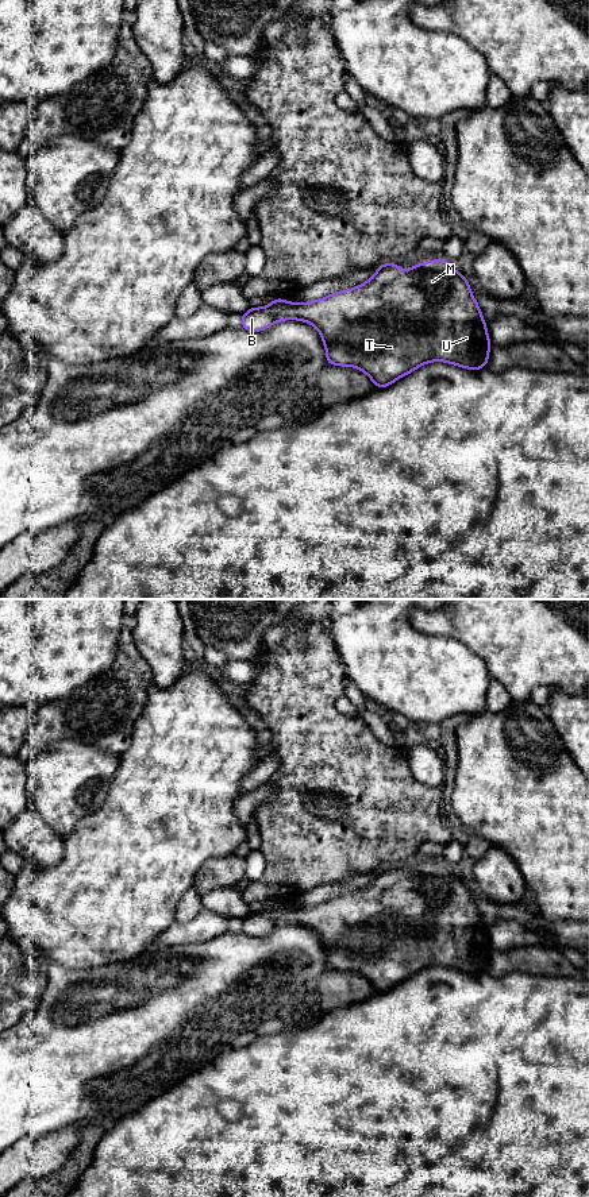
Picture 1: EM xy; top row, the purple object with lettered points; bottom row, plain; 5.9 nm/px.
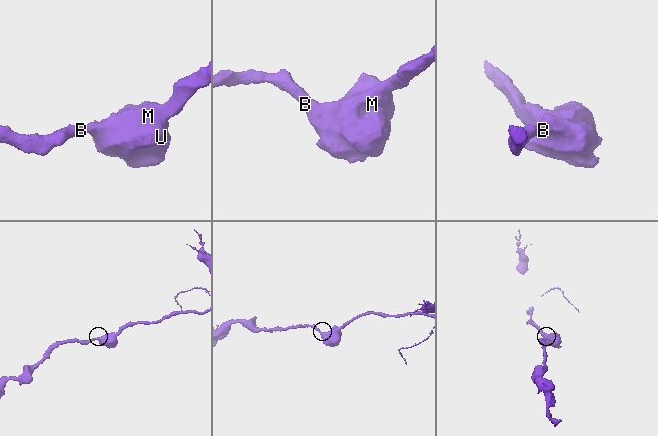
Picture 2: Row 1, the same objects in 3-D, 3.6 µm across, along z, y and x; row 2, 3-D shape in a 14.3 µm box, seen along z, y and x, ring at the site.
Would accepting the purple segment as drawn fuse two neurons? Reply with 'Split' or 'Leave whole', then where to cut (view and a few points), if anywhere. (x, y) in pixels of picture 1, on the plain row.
Leave whole. No split

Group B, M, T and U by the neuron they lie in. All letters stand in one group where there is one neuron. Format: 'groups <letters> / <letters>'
groups B M T U

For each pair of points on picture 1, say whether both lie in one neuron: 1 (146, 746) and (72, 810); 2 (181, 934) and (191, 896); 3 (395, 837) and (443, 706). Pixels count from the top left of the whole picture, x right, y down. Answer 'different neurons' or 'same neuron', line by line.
1: different neurons
2: different neurons
3: different neurons

